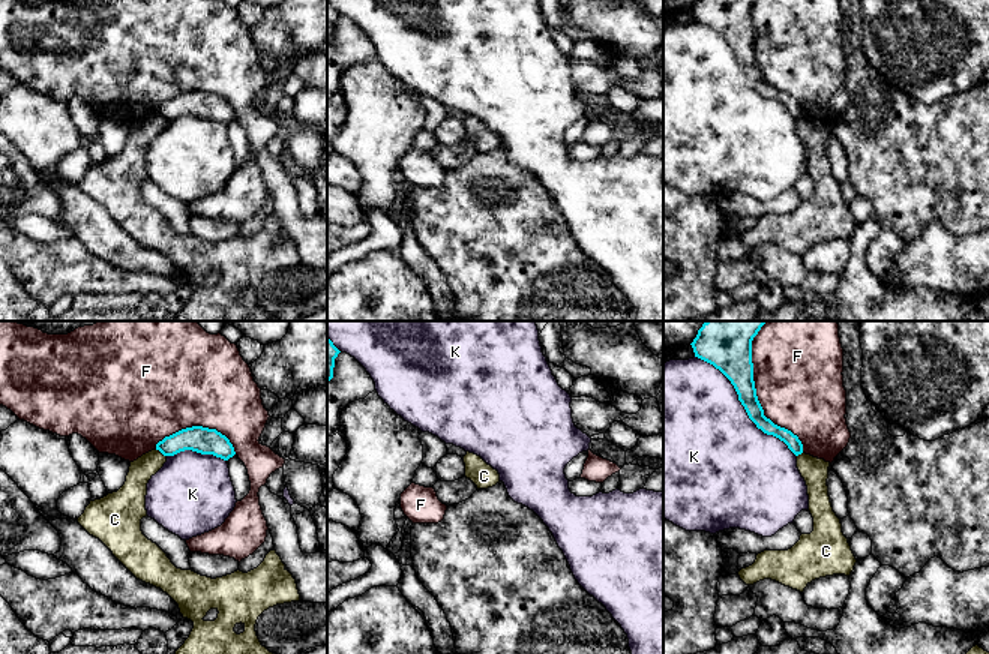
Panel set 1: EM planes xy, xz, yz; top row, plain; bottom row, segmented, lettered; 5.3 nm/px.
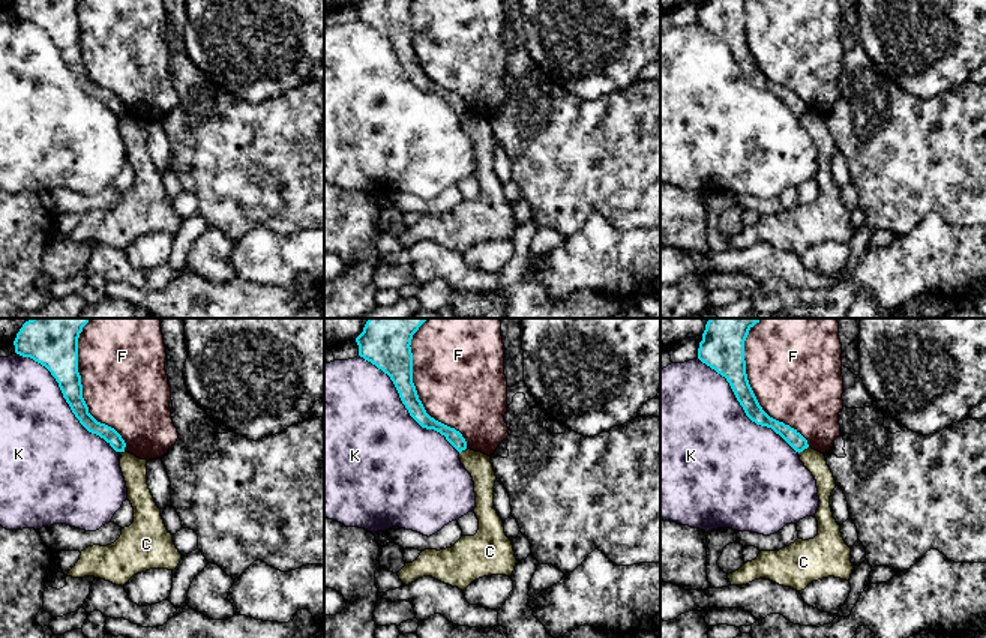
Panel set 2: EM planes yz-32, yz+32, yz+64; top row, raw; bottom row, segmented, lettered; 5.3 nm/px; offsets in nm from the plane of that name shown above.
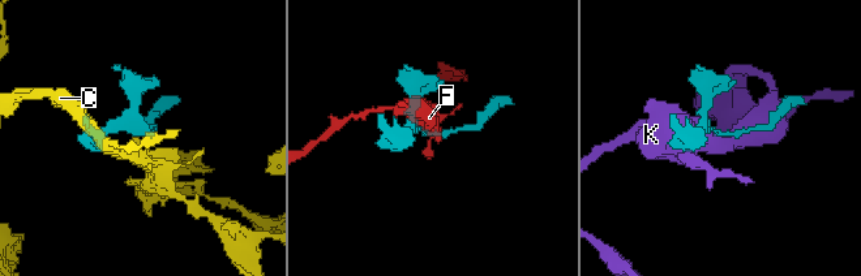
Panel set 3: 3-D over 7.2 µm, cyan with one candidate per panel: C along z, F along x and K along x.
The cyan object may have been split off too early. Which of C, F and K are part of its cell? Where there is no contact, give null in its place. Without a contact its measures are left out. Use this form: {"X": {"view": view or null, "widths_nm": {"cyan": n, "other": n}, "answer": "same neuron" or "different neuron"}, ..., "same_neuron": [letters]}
{"C": {"view": "xy", "widths_nm": {"cyan": 140, "other": 130}, "answer": "different neuron"}, "F": {"view": "yz", "widths_nm": {"cyan": 190, "other": 480}, "answer": "different neuron"}, "K": {"view": "yz", "widths_nm": {"cyan": 190, "other": 500}, "answer": "different neuron"}, "same_neuron": []}

